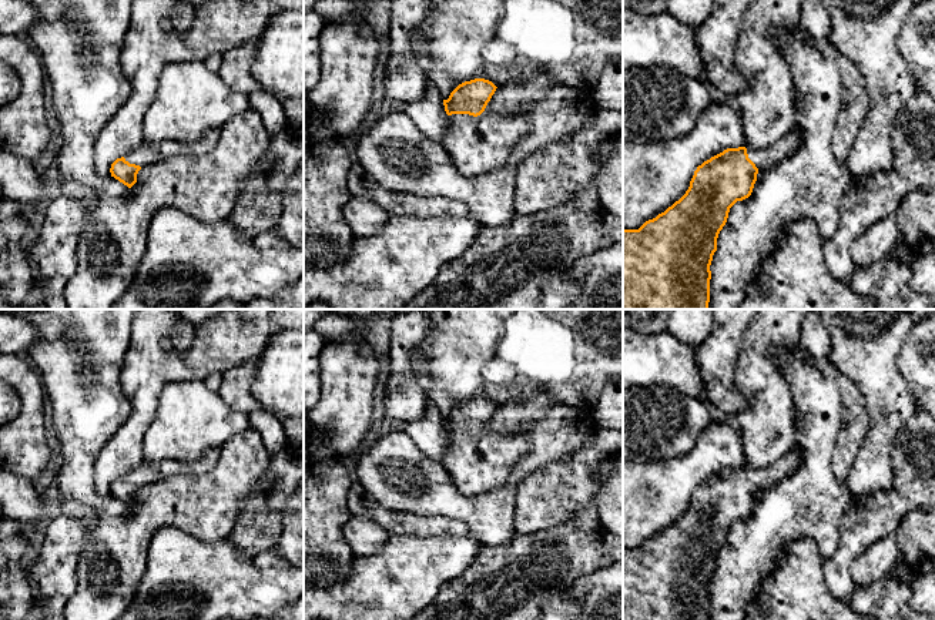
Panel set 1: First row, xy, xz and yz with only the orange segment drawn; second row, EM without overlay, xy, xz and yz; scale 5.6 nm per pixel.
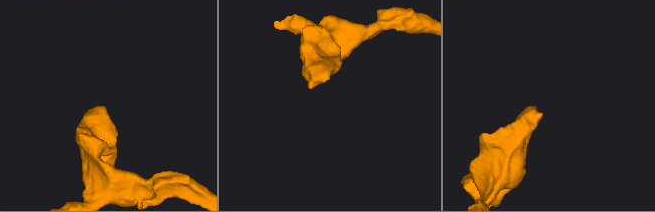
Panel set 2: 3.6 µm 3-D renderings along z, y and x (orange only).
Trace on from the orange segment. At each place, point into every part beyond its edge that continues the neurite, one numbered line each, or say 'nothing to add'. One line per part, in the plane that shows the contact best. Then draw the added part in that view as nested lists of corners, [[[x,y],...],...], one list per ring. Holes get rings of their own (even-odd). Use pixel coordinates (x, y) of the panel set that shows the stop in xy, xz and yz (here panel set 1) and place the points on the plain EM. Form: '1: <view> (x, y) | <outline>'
1: xz (481, 463) | [[[490,430],[477,436],[452,433],[442,465],[463,495],[475,496],[503,486],[515,463],[529,450],[526,436],[503,438]]]

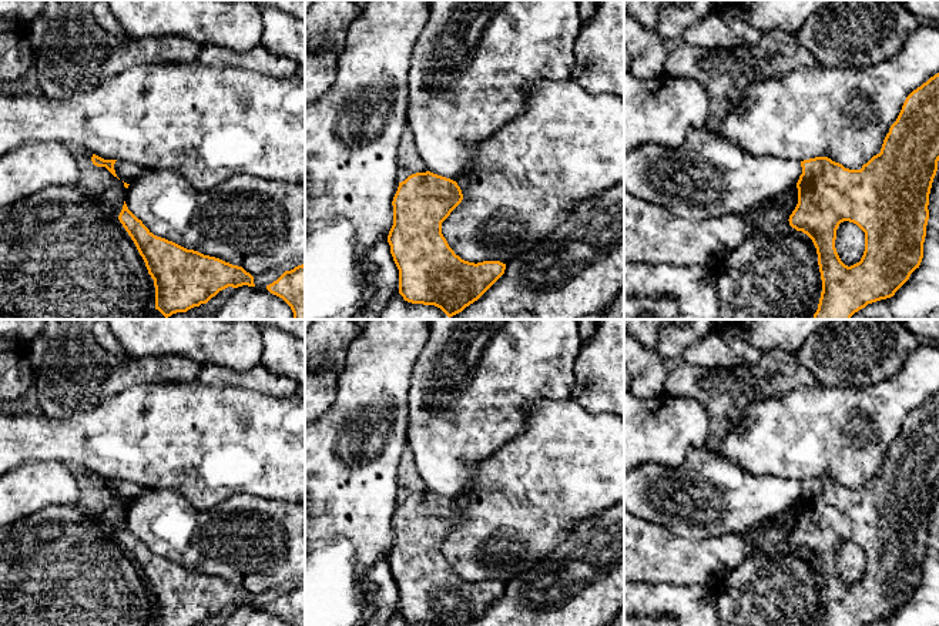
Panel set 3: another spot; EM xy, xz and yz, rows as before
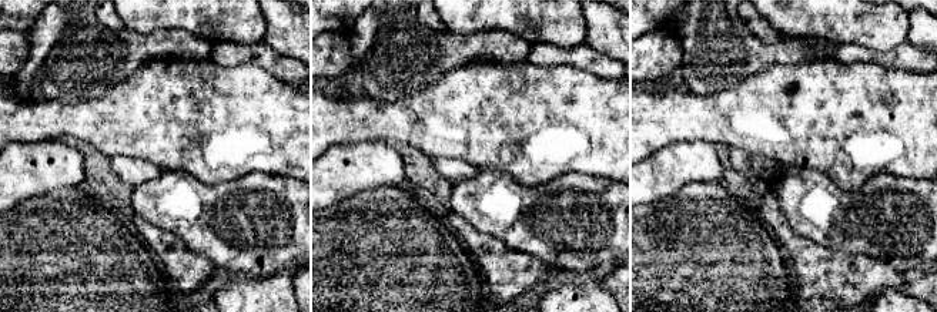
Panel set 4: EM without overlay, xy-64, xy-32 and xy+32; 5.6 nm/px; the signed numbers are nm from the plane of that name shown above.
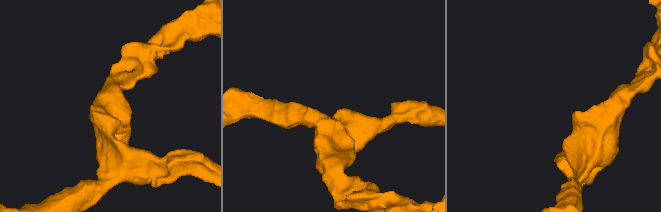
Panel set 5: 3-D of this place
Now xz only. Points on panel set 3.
nothing to add

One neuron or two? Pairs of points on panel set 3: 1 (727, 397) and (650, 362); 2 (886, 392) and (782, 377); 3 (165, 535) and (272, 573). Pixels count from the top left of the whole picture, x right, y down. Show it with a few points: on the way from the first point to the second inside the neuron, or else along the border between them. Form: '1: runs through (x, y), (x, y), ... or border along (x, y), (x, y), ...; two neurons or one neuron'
1: border along (656, 351), (666, 361), (666, 390); two neurons
2: border along (818, 384), (794, 388), (785, 395); two neurons
3: runs through (193, 538), (213, 542), (241, 542), (245, 546); one neuron

